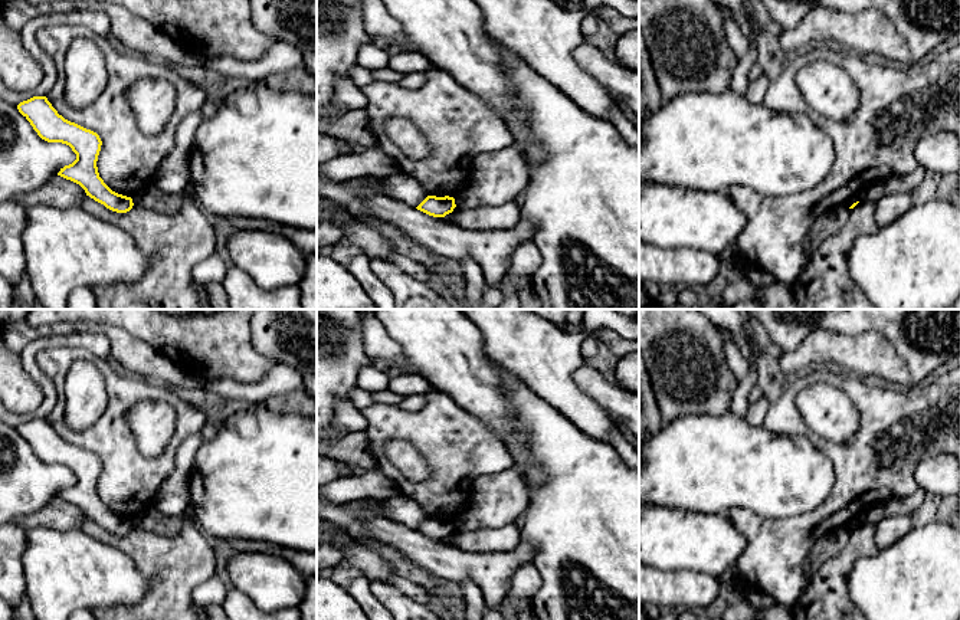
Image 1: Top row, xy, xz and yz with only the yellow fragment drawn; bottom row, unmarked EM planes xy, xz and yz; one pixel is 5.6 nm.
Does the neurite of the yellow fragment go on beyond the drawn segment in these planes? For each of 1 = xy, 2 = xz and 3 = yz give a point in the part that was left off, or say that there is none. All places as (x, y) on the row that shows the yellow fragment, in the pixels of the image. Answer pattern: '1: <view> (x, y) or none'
1: none
2: none
3: none

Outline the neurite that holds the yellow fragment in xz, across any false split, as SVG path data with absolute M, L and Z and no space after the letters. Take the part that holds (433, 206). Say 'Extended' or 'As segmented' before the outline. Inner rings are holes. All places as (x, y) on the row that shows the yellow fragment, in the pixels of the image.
As segmented. M427 196L416 209L433 217L445 217L452 213L455 207L453 197Z

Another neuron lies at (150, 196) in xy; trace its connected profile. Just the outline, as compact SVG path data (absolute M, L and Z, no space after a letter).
M153 183L142 186L131 199L134 206L167 214L177 211L181 201L177 193L164 193Z

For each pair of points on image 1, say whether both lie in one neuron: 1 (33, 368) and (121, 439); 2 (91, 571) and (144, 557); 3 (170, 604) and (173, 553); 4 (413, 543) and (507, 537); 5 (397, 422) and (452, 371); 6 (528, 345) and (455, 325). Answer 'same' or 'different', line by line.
1: different
2: different
3: same
4: different
5: different
6: different

